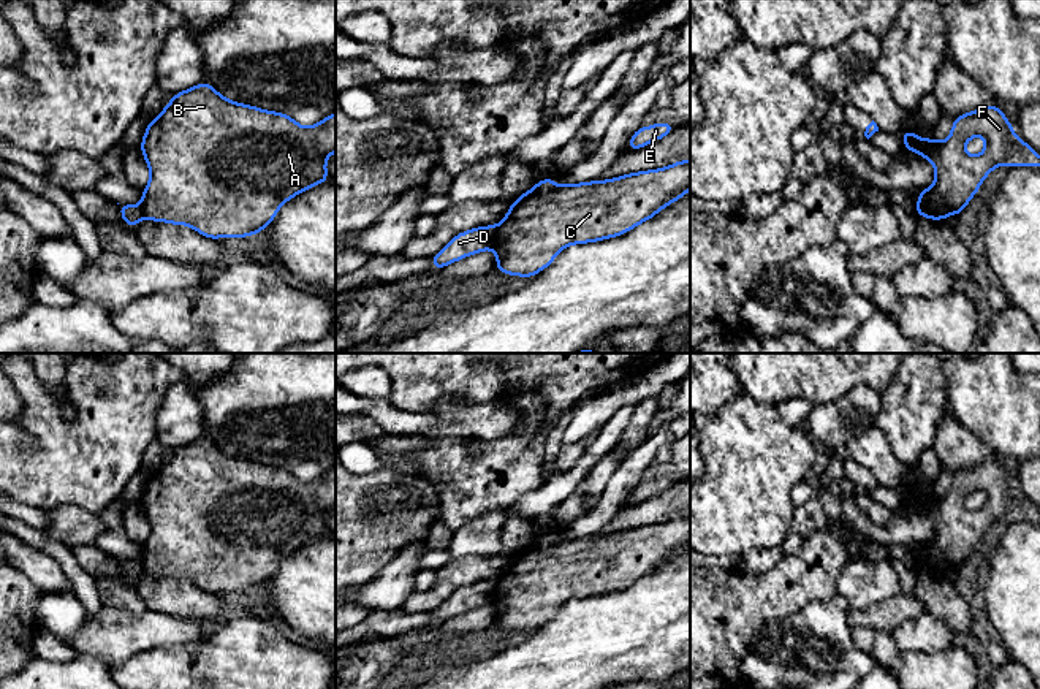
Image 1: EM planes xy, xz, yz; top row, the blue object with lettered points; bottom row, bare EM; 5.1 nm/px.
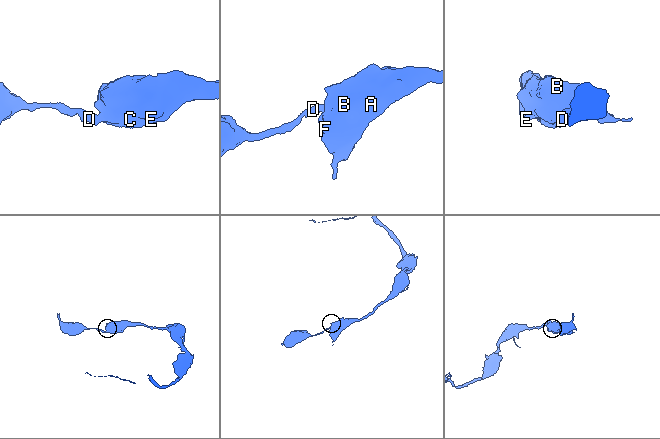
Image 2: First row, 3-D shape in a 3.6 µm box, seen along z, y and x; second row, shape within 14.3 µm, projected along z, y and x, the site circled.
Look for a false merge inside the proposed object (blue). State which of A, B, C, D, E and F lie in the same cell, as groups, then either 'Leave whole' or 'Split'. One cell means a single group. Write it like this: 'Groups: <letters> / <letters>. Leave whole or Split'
Groups: A B C E F / D. Split

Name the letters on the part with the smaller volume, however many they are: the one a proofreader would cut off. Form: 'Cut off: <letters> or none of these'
Cut off: D

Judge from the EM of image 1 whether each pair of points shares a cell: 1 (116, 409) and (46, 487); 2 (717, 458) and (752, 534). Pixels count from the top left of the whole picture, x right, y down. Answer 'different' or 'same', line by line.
1: same
2: same

